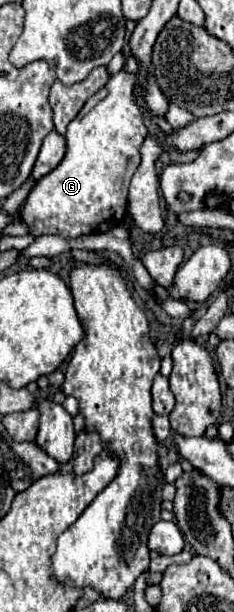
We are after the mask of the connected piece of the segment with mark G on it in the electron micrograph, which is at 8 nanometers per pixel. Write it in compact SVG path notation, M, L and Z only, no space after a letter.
M120 70L116 76L108 80L108 84L96 92L84 108L78 112L78 116L68 124L66 132L66 156L62 162L46 176L42 176L30 194L26 196L24 204L18 210L18 222L26 224L30 228L32 236L42 234L58 234L66 240L78 238L78 236L90 236L106 232L126 218L126 206L128 206L128 186L134 176L134 172L140 166L140 148L146 138L146 126L144 118L134 102L132 86L136 78L124 70Z

